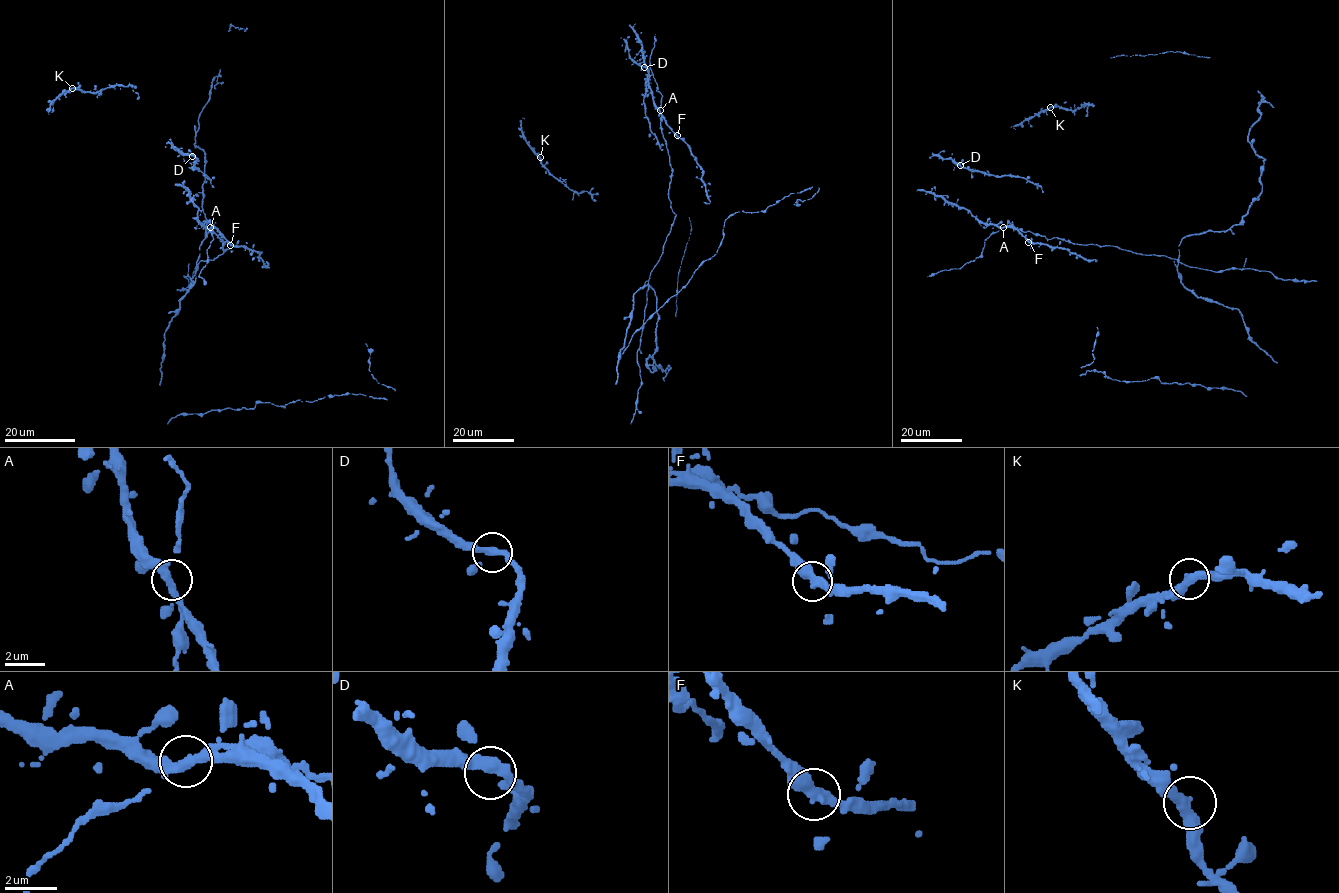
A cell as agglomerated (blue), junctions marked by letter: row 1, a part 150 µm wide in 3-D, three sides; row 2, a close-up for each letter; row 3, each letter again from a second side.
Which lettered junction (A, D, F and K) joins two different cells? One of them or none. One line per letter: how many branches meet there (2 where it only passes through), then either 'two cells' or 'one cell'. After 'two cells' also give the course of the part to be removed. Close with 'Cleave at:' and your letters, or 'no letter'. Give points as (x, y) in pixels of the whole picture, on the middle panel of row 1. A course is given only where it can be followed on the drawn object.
A: branches 2; two cells
D: branches 2; one cell
F: branches 2; one cell
K: branches 2; one cell
Cleave at: A

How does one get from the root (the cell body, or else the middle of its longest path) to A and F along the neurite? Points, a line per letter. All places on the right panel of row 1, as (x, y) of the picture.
A: (1145, 255), (1113, 246), (1081, 245), (1057, 237), (1046, 239), (1014, 226), (1003, 227)
F: (1145, 255), (1113, 246), (1081, 245), (1057, 237), (1046, 239), (1011, 226), (1028, 242)

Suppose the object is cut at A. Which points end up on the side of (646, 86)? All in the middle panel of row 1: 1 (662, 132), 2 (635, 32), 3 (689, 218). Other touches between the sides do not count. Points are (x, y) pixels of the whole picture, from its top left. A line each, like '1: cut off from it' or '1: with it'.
1: cut off from it
2: with it
3: cut off from it

